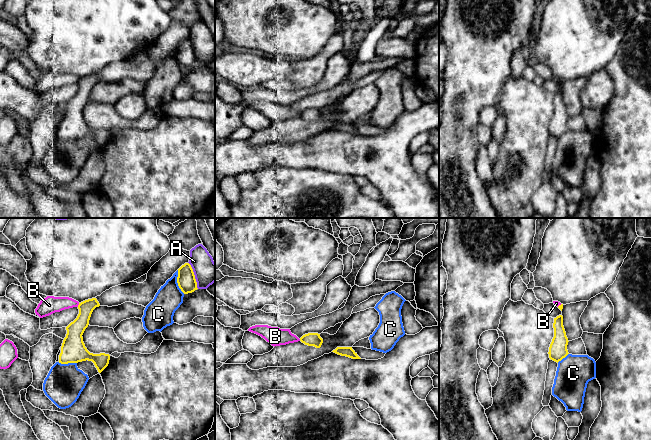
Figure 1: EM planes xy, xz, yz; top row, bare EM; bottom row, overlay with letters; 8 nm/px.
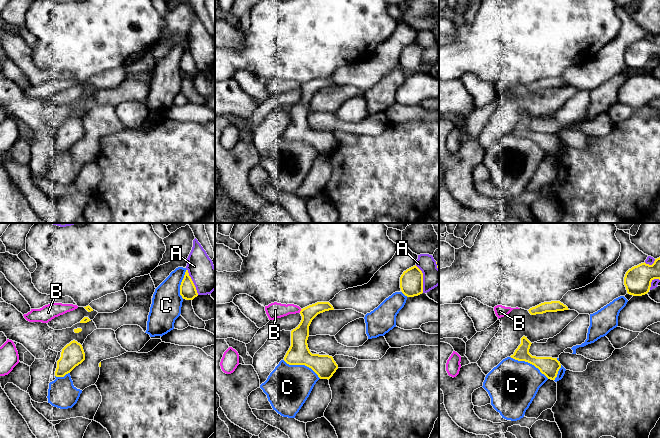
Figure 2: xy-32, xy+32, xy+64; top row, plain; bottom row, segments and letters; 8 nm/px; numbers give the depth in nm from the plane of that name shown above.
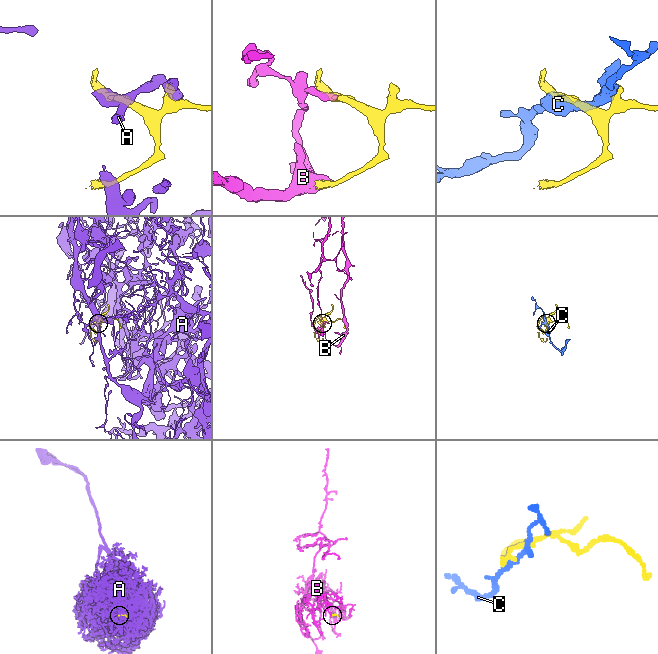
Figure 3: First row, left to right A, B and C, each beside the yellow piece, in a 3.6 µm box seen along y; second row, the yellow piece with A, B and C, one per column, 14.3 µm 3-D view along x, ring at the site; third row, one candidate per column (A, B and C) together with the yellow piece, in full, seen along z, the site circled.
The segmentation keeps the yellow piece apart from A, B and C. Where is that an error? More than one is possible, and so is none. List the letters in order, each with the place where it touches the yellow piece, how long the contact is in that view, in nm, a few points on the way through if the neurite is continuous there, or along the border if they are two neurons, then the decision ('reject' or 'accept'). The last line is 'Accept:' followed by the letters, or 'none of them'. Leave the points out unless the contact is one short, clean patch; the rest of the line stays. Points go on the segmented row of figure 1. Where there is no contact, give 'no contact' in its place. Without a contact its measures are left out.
A: xy (194, 275) | 240 nm | along xy (188, 262), (198, 288) | reject
B: xy (78, 305) | 40 nm | along xy (79, 303), (77, 306) | reject
C: xy (177, 282) | 200 nm | reject
Accept: none of them

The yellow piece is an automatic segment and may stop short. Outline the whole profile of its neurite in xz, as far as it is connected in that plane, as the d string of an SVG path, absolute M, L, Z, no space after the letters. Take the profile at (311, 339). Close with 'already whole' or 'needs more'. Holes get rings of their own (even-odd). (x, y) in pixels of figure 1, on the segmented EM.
M318 333L305 334L300 338L300 341L305 345L314 346L316 348L320 348L323 343L323 339L320 337L320 334Z; already whole

